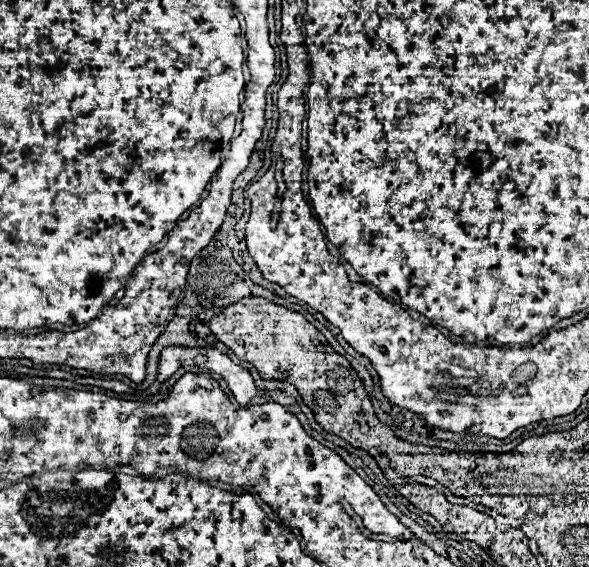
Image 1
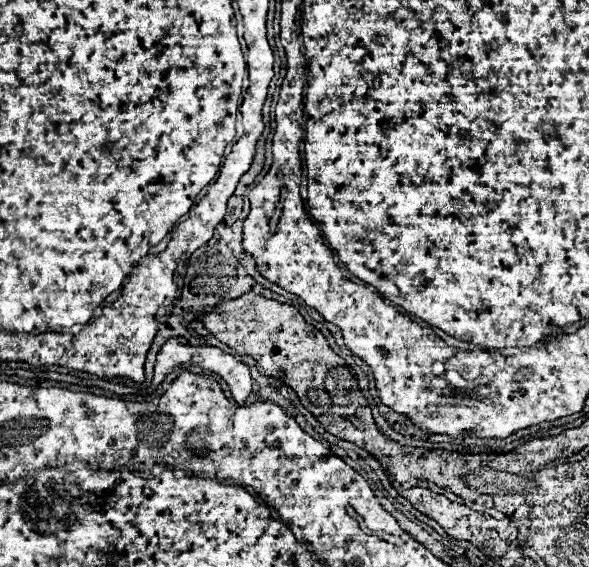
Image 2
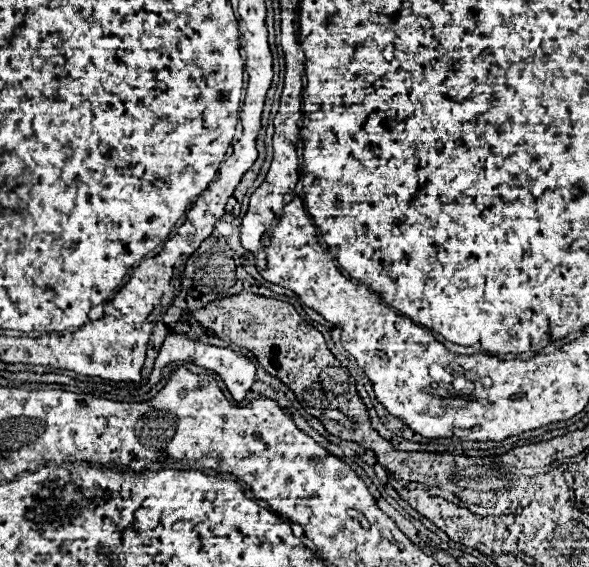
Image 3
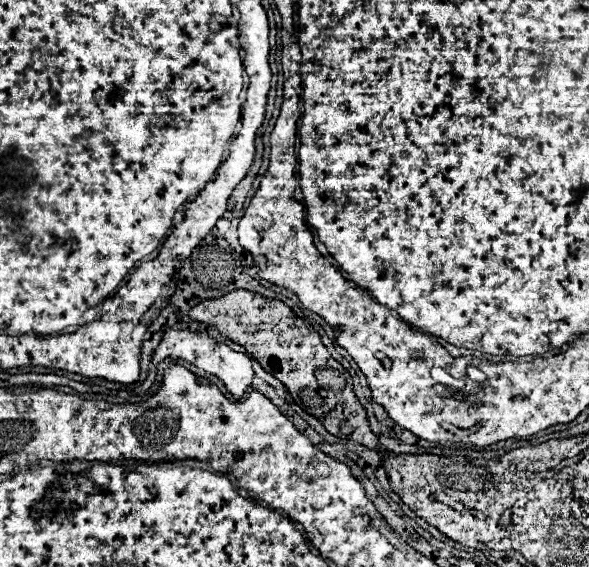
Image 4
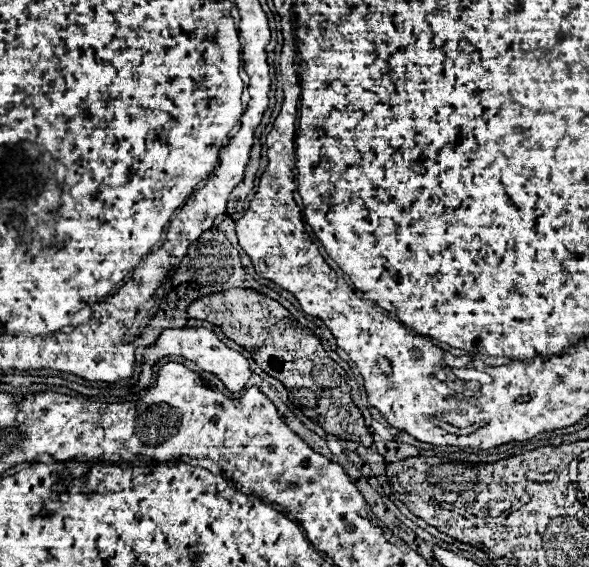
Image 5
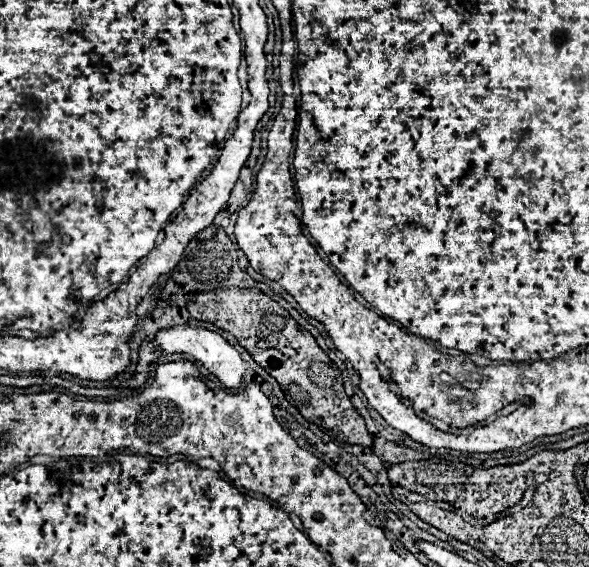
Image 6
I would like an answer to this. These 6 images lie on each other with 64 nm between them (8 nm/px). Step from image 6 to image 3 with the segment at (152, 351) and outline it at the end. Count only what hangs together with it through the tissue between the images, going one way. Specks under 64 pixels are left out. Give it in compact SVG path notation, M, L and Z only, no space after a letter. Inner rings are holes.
M168 334L166 340L164 340L164 344L160 346L158 356L156 356L154 370L152 370L152 374L150 374L150 386L154 386L156 382L160 382L160 370L162 370L166 364L170 364L170 362L194 362L196 366L200 366L200 368L204 368L204 370L216 372L216 374L224 380L228 392L232 394L232 398L234 398L236 402L244 400L244 396L250 392L250 388L252 388L252 384L254 384L254 372L256 372L256 368L254 368L254 364L252 364L246 356L236 354L236 352L230 350L230 348L212 346L212 344L206 344L206 342L194 342L194 340L186 338L184 334Z

